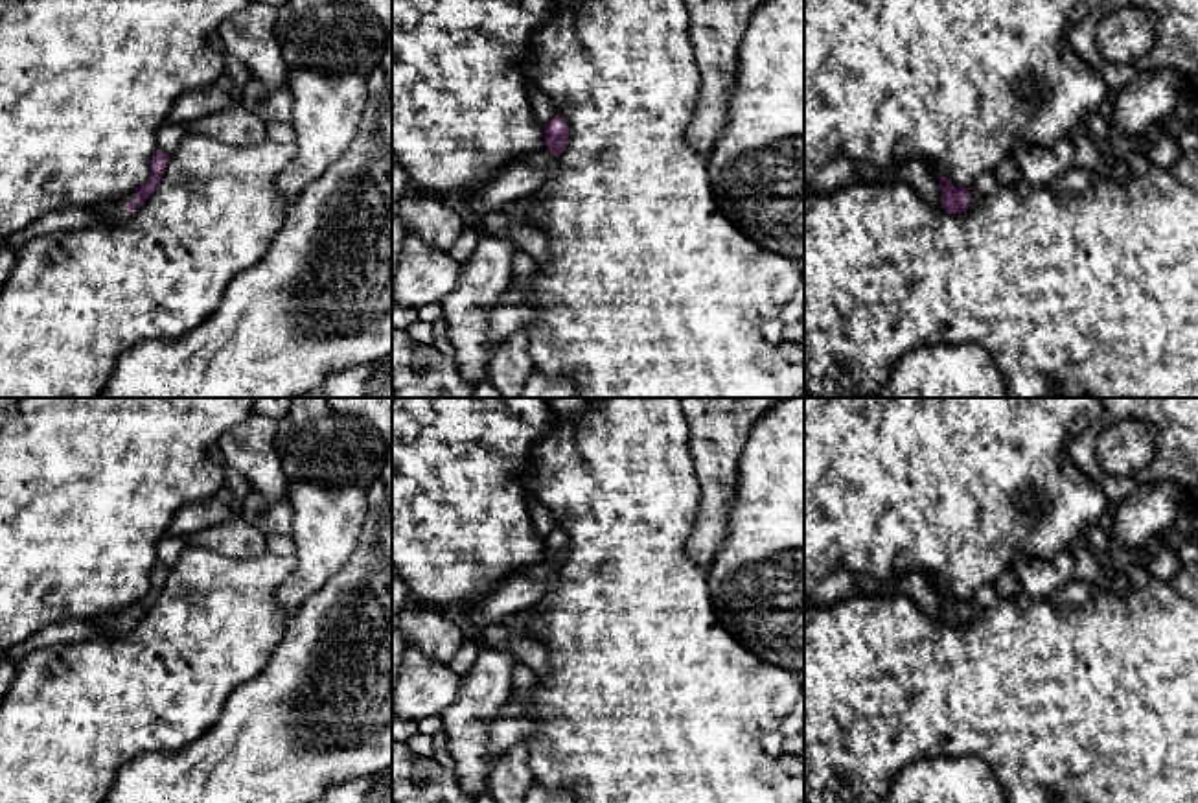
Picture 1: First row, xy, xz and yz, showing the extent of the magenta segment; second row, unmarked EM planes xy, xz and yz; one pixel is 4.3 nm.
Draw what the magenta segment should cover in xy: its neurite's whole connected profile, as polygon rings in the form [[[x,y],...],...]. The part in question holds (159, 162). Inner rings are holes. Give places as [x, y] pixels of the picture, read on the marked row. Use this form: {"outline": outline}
{"outline": [[[156,149],[151,158],[151,175],[140,188],[132,190],[120,201],[94,206],[94,210],[101,215],[101,219],[107,225],[116,225],[116,223],[127,221],[155,192],[156,184],[160,182],[166,168],[167,168],[167,162],[169,162],[169,155]]]}

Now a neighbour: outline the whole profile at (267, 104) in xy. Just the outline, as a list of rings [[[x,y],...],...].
[[[256,77],[241,88],[239,103],[263,122],[291,122],[293,118],[291,90],[269,88]]]

